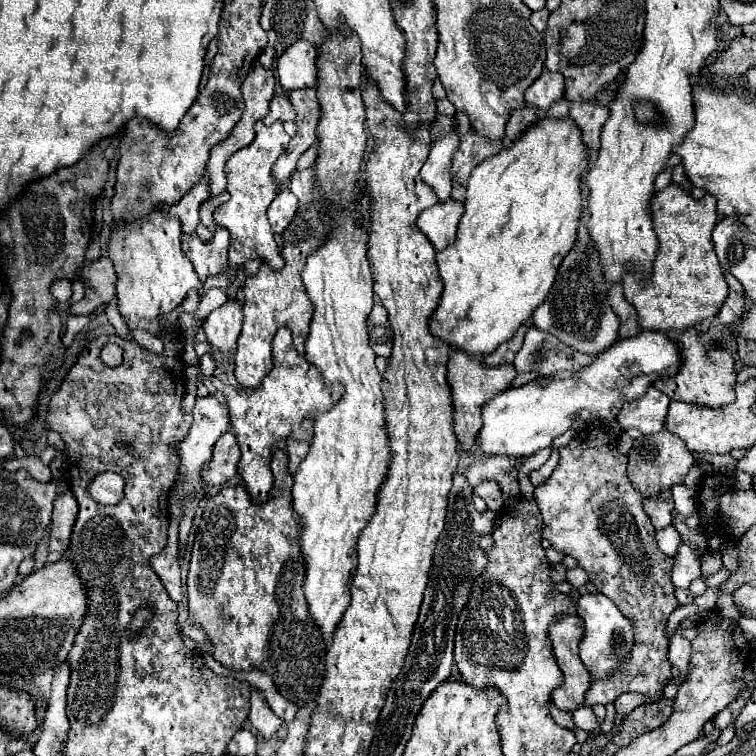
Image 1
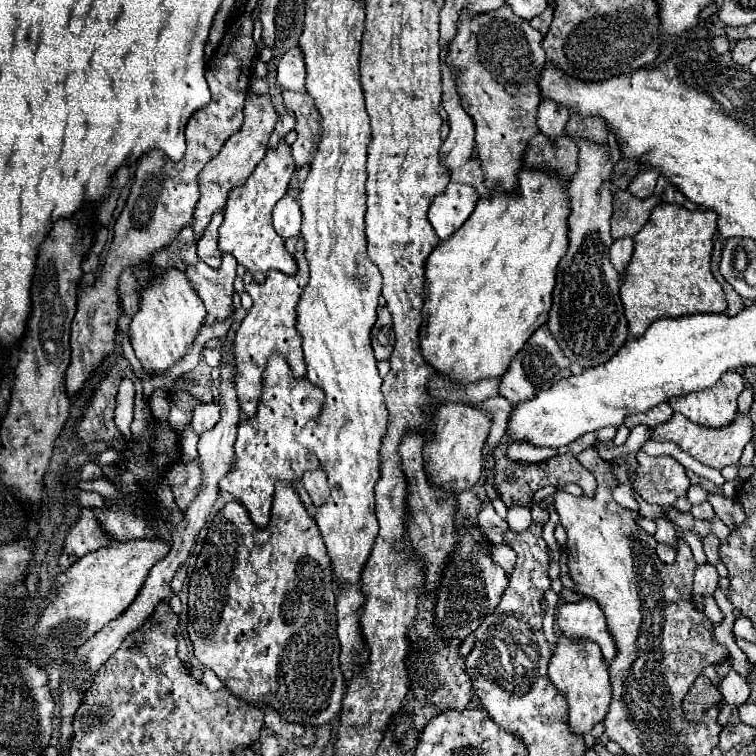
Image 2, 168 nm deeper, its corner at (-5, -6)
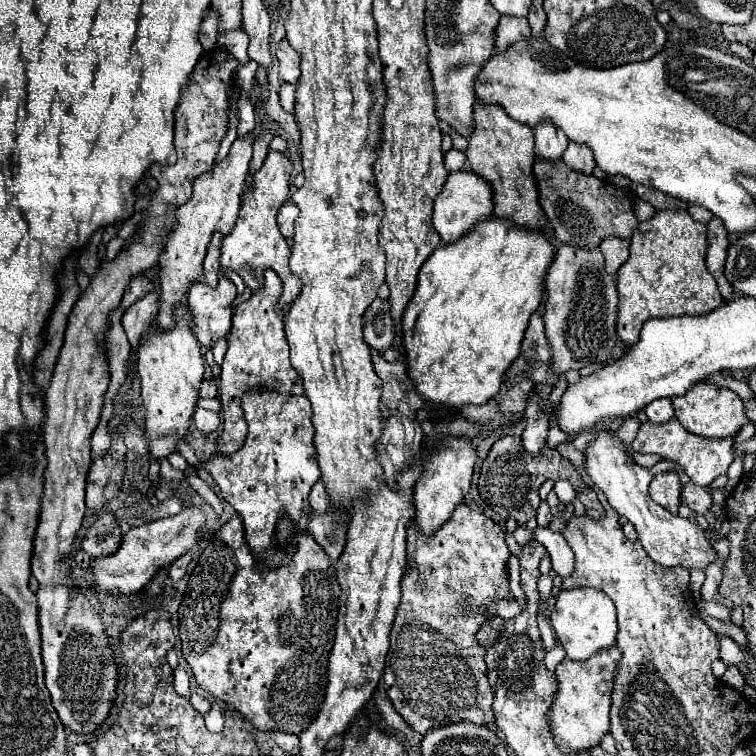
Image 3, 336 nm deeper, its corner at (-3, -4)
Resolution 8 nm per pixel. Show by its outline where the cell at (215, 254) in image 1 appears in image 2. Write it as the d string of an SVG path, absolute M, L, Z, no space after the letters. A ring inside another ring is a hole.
M222 255L220 269L210 269L204 261L198 261L194 269L186 269L186 275L192 289L198 293L208 311L208 325L232 317L232 295L236 279L236 259L232 255Z

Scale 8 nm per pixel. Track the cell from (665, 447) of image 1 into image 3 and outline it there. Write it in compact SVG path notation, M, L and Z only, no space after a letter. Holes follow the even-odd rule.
M666 471L662 475L656 475L650 483L650 497L672 513L678 513L680 491L682 491L682 483L674 471Z

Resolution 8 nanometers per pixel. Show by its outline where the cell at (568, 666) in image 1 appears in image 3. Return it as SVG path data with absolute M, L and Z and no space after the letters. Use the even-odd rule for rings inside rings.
M610 647L606 651L598 651L590 659L572 661L564 659L556 667L558 691L554 693L554 705L550 705L550 729L554 735L554 743L562 753L588 751L598 745L604 733L610 727L610 695L612 695L612 677L616 673L620 661L620 651Z

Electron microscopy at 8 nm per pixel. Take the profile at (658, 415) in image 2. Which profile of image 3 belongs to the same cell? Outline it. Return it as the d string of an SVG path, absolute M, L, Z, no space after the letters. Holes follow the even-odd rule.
M656 399L654 403L650 403L644 413L648 415L648 419L652 423L668 423L674 417L674 409L670 399Z

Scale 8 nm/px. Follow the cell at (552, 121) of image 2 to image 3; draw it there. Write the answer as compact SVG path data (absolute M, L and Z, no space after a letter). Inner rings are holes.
M542 121L534 127L534 137L536 137L536 155L544 159L560 159L564 149L568 147L568 137L560 127L554 127L550 121Z

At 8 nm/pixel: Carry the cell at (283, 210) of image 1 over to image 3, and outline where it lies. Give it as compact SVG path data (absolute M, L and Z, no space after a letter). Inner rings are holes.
M286 201L280 209L278 209L278 227L280 233L288 239L294 233L294 221L298 217L298 207L292 201Z

